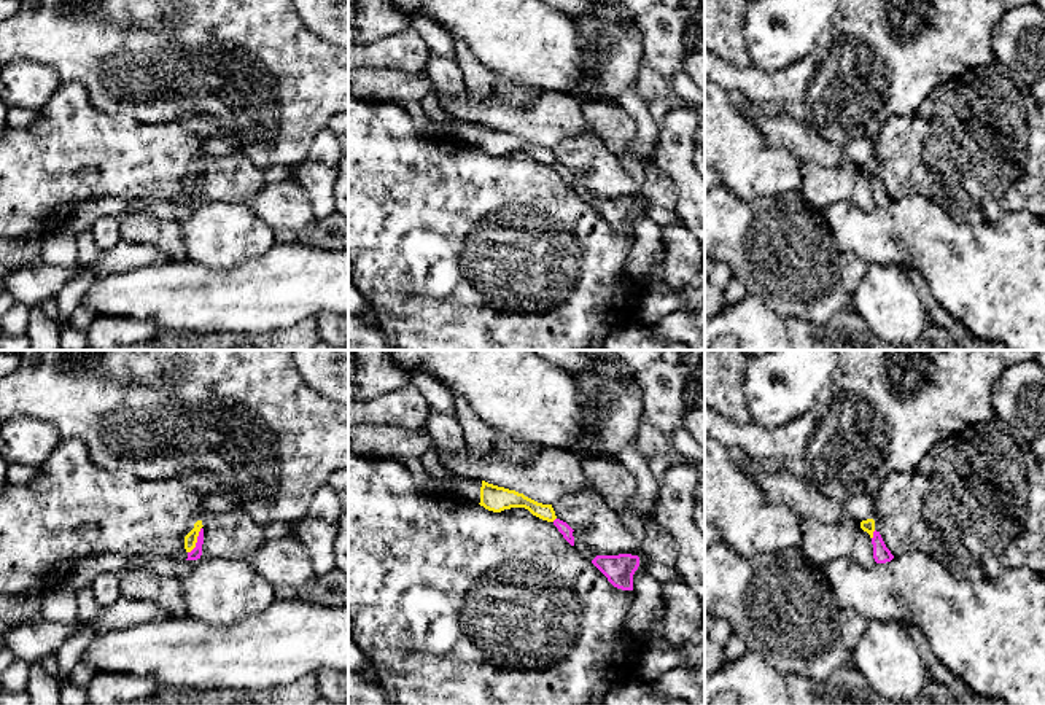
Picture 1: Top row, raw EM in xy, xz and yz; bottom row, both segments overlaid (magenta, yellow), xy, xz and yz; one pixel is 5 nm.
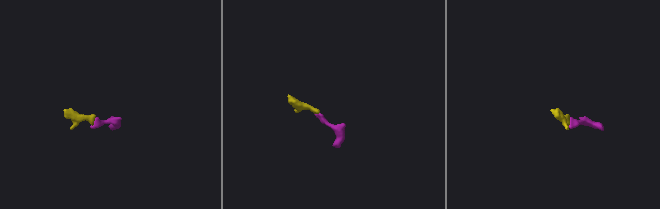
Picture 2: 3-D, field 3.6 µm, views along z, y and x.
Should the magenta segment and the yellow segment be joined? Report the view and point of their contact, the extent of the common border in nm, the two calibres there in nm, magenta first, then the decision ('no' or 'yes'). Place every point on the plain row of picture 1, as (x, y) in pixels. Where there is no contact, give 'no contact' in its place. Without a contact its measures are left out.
meets magenta in xy at (198, 183); contact 150 nm long; 60 nm thick on the magenta side, 60 nm on the other; no

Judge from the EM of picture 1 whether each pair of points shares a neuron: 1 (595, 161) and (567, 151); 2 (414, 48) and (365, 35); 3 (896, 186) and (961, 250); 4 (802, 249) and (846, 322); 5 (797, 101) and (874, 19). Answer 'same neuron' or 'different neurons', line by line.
1: same neuron
2: different neurons
3: different neurons
4: different neurons
5: same neuron

